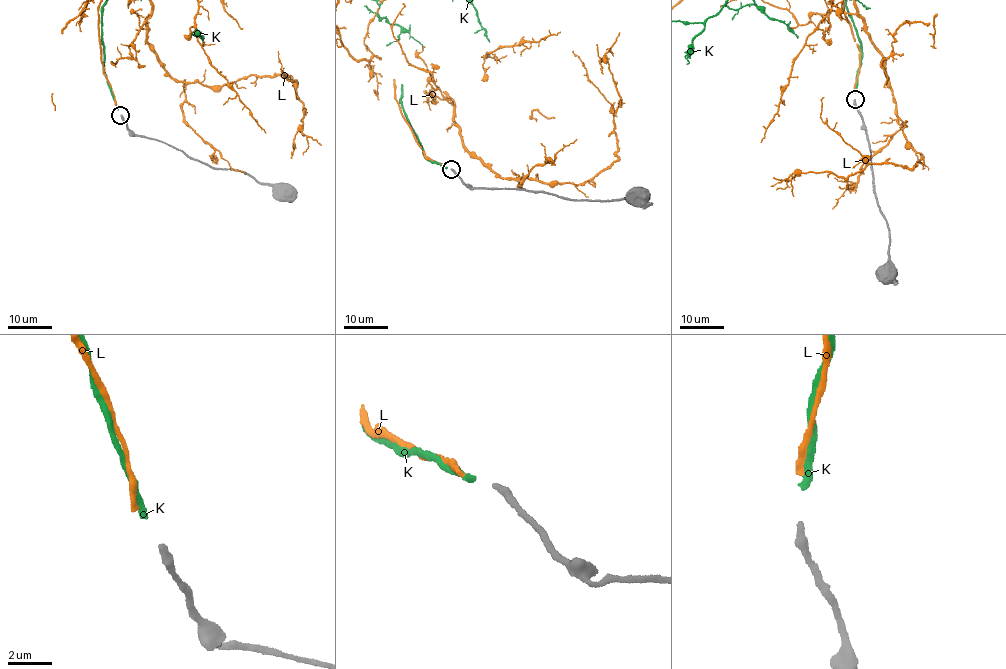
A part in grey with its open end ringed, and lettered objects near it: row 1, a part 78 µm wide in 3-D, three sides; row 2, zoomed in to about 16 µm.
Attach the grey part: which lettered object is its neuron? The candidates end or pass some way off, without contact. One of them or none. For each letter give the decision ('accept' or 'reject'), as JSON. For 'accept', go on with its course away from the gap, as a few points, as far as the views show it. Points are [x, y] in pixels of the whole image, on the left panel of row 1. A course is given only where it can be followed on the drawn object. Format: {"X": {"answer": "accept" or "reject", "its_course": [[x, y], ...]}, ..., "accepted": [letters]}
{"K": {"answer": "accept"}, "L": {"answer": "reject"}, "accepted": ["K"]}

